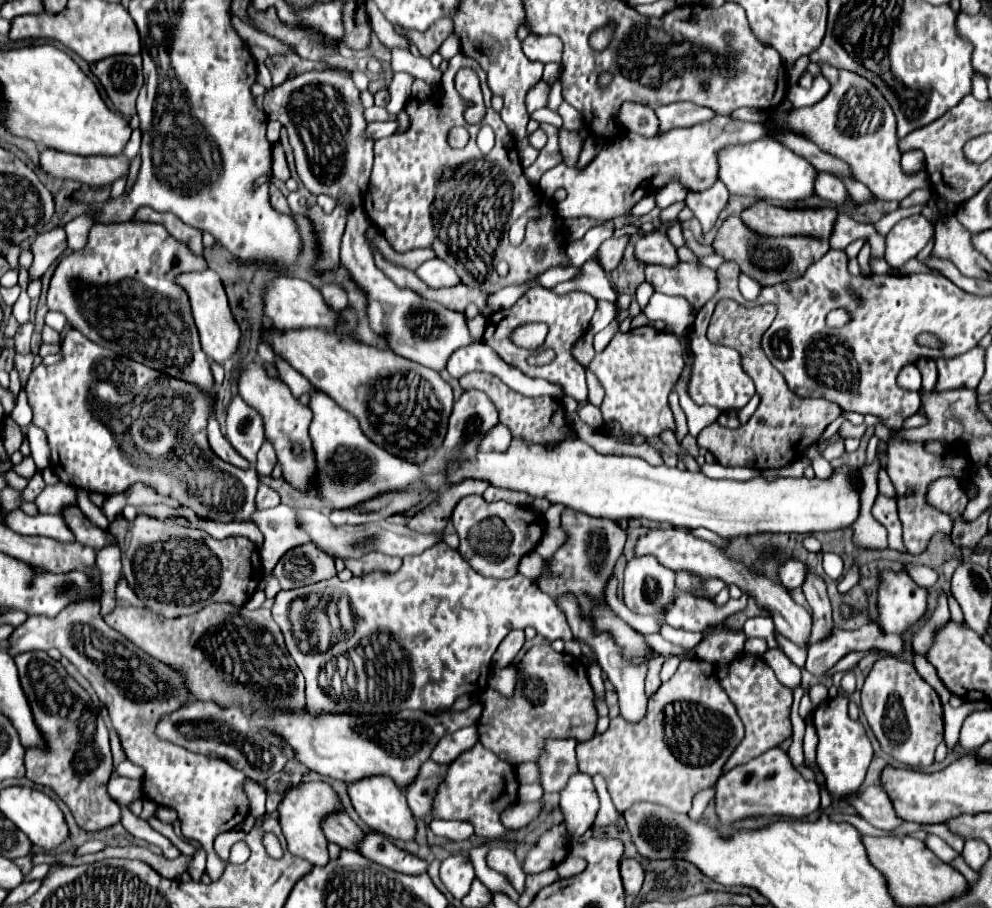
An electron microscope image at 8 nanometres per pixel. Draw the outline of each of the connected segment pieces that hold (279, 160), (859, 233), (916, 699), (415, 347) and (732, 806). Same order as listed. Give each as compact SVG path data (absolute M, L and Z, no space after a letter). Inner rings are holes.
M272 148L272 170L274 178L280 178L284 182L290 178L290 170L283 148Z
M838 212L838 218L834 222L834 228L832 228L832 234L830 234L830 240L828 240L830 246L844 250L850 242L854 242L858 238L866 238L872 246L872 254L882 258L884 236L880 236L872 224L860 224L854 218L850 218L848 214Z
M896 658L878 660L862 686L860 706L886 754L906 766L930 766L934 762L934 750L944 738L942 704L934 688L918 676L912 664Z
M352 210L346 218L346 230L342 234L342 244L340 244L340 262L346 268L350 280L366 294L368 304L366 304L366 312L368 312L368 322L374 334L384 334L386 344L392 352L396 352L398 356L404 356L408 360L414 360L418 364L424 364L428 368L432 368L434 372L442 372L446 368L446 362L450 358L450 354L462 346L470 346L474 340L466 328L464 316L456 310L444 308L438 302L430 302L426 298L422 298L418 292L410 290L410 288L398 288L382 270L376 268L374 264L374 252L372 246L366 240L366 230L368 230L370 222L364 214L364 210ZM418 308L424 310L432 310L436 314L436 324L440 326L440 336L438 338L428 338L422 340L416 336L416 324L414 320L414 312Z
M766 750L748 764L736 766L716 782L716 812L722 822L730 824L748 816L790 816L802 818L820 808L820 788L804 780L790 764L784 750Z

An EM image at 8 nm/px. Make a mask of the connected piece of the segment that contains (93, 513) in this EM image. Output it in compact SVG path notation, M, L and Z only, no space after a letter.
M78 490L78 508L82 510L82 514L92 522L92 524L98 524L100 528L108 528L108 518L104 516L104 512L94 506L90 500L88 500L88 492L86 490Z

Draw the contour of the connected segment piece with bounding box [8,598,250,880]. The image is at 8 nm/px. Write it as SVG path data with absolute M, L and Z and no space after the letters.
M96 598L68 604L54 618L30 616L10 636L8 654L16 656L26 650L50 648L58 648L62 656L66 656L80 674L90 680L120 736L126 760L144 768L142 798L178 812L182 836L186 840L196 840L206 850L206 870L212 880L218 880L220 876L216 874L222 872L222 862L214 856L212 842L218 834L228 832L246 820L250 812L250 800L244 792L246 776L244 772L232 768L226 760L194 754L156 736L156 724L160 718L176 712L192 698L182 672L142 652L126 636L110 628L100 616L100 604Z

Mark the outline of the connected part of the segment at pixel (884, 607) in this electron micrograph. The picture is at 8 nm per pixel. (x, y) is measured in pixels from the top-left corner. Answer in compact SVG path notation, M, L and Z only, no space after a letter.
M882 572L878 590L880 624L886 632L900 634L908 630L926 612L926 590L916 586L912 578L902 572Z

